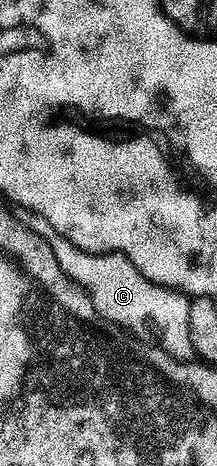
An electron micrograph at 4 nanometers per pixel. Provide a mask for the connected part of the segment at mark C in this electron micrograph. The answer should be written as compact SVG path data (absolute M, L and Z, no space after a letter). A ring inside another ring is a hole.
M24 212L21 220L34 233L41 235L45 243L49 243L61 271L65 271L69 279L76 281L85 290L93 307L97 307L99 316L179 361L190 361L195 357L193 339L189 339L190 302L178 289L170 289L145 279L145 275L141 275L141 271L137 271L137 267L133 267L133 263L129 263L129 259L121 253L81 251L69 243L65 235L57 235L57 231L53 231L53 227L49 227L41 215Z

